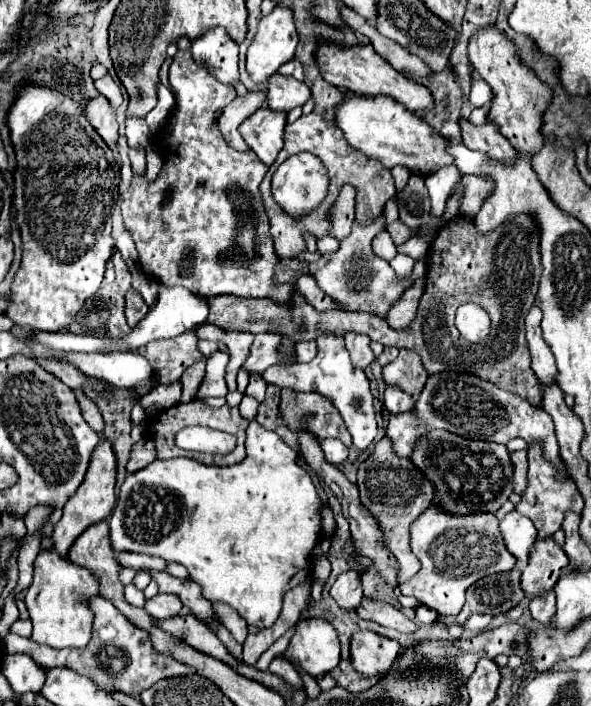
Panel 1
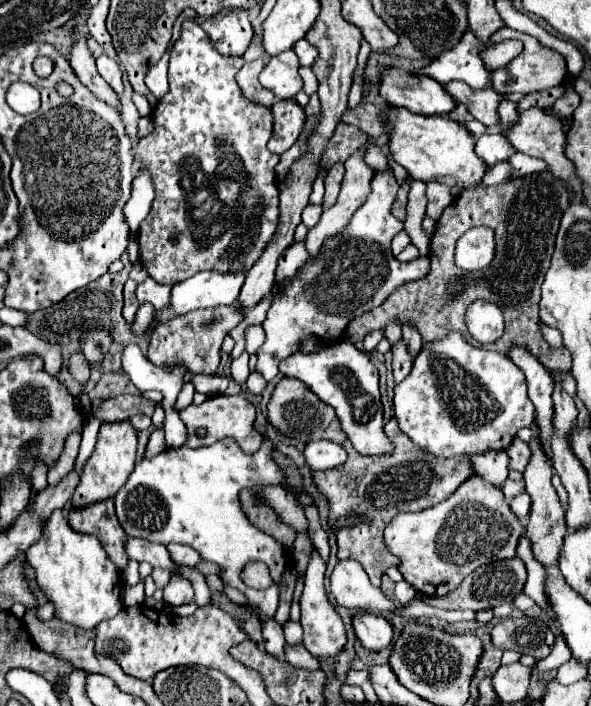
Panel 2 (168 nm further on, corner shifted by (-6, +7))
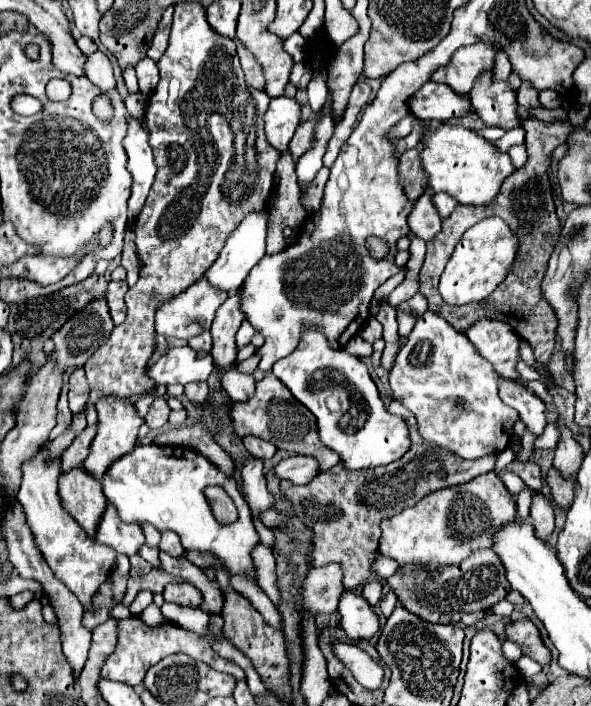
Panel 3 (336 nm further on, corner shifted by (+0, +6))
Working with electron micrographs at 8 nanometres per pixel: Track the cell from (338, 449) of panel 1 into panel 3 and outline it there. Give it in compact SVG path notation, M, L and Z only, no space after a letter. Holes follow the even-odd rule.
M289 456L275 466L275 474L281 480L291 480L295 484L307 484L319 474L319 460L313 456Z

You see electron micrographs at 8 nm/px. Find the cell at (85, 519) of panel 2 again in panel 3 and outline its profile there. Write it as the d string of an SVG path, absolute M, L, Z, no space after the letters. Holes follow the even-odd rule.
M75 468L59 478L59 496L65 512L91 538L95 538L95 532L107 508L107 498L103 496L101 482L81 472L81 468Z

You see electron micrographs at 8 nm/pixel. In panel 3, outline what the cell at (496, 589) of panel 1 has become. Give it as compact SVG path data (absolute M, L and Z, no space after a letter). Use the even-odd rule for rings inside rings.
M493 550L473 552L467 560L463 560L463 564L455 568L441 568L435 574L437 576L427 576L427 572L419 572L419 568L399 568L397 574L387 580L387 584L399 596L403 608L435 624L453 624L459 622L463 614L489 610L511 590L503 562Z

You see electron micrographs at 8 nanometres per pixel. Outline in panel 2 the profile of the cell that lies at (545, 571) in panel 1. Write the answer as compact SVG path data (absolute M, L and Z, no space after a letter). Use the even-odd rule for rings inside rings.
M537 421L531 427L533 435L529 441L531 447L531 459L529 459L529 467L525 467L523 479L525 479L525 487L527 493L531 497L531 513L529 513L529 523L527 523L527 533L533 545L533 555L537 561L541 561L545 567L555 565L559 561L559 553L563 547L563 537L567 533L567 525L565 525L565 511L559 503L557 491L551 485L551 475L553 475L553 461L547 455L541 439L537 439Z

